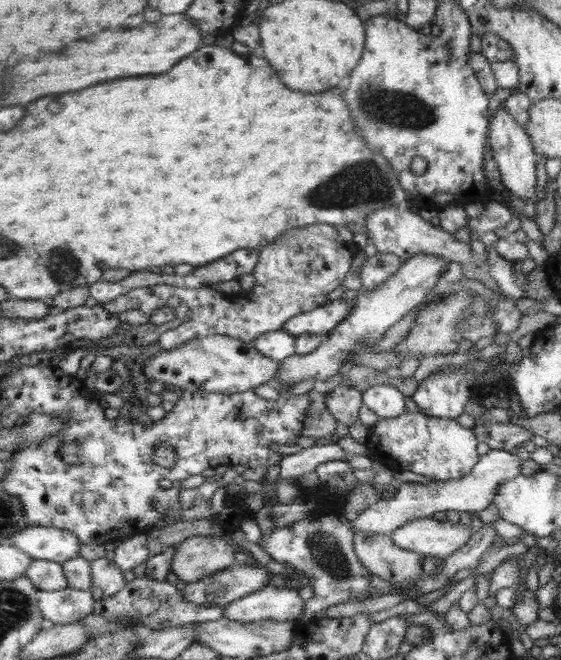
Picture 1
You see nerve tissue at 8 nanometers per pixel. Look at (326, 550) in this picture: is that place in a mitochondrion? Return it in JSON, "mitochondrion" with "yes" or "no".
{"mitochondrion":"yes"}

